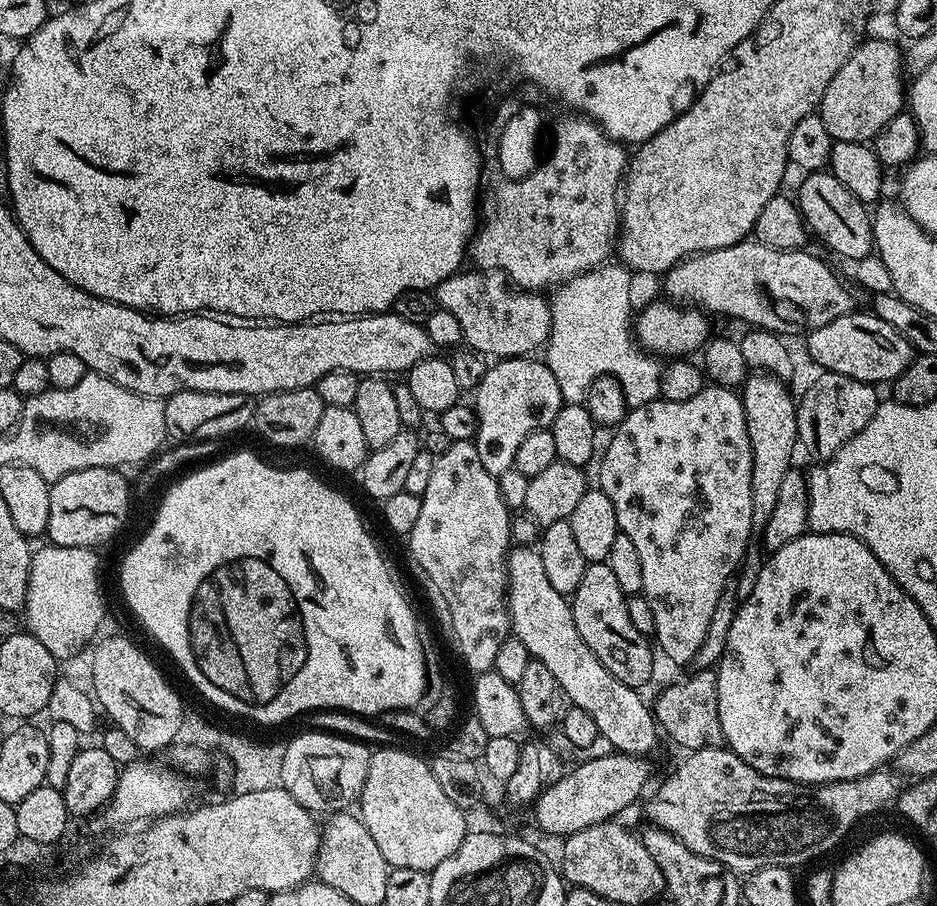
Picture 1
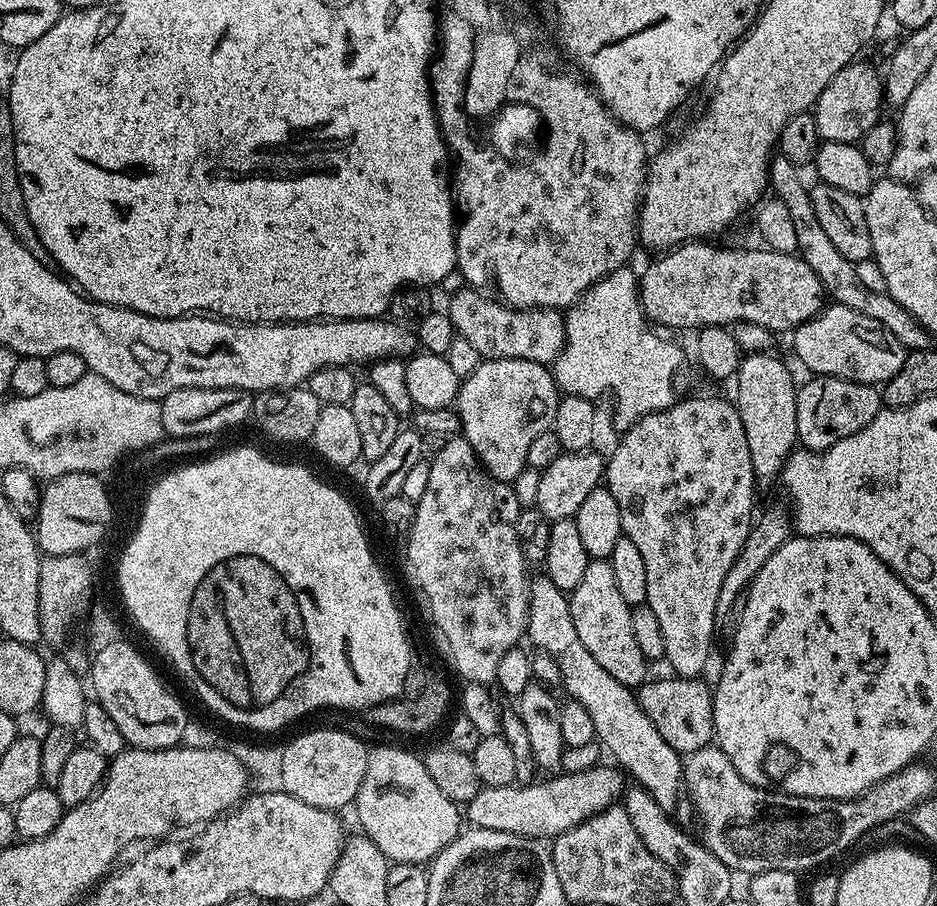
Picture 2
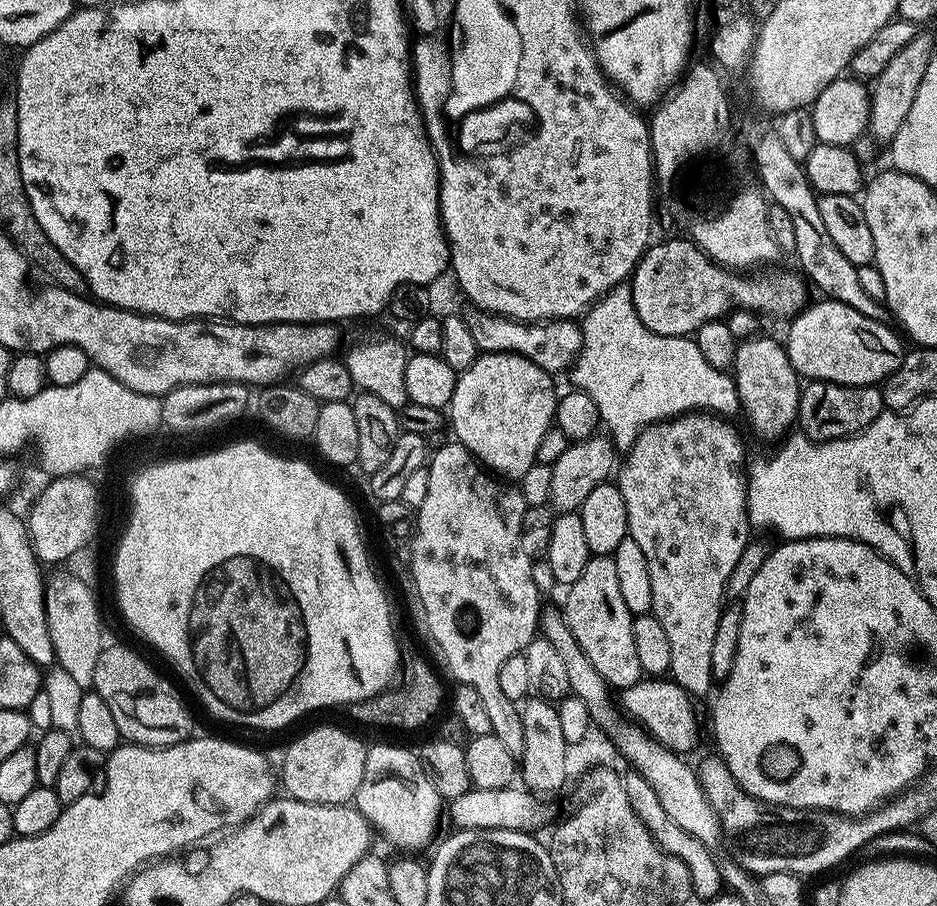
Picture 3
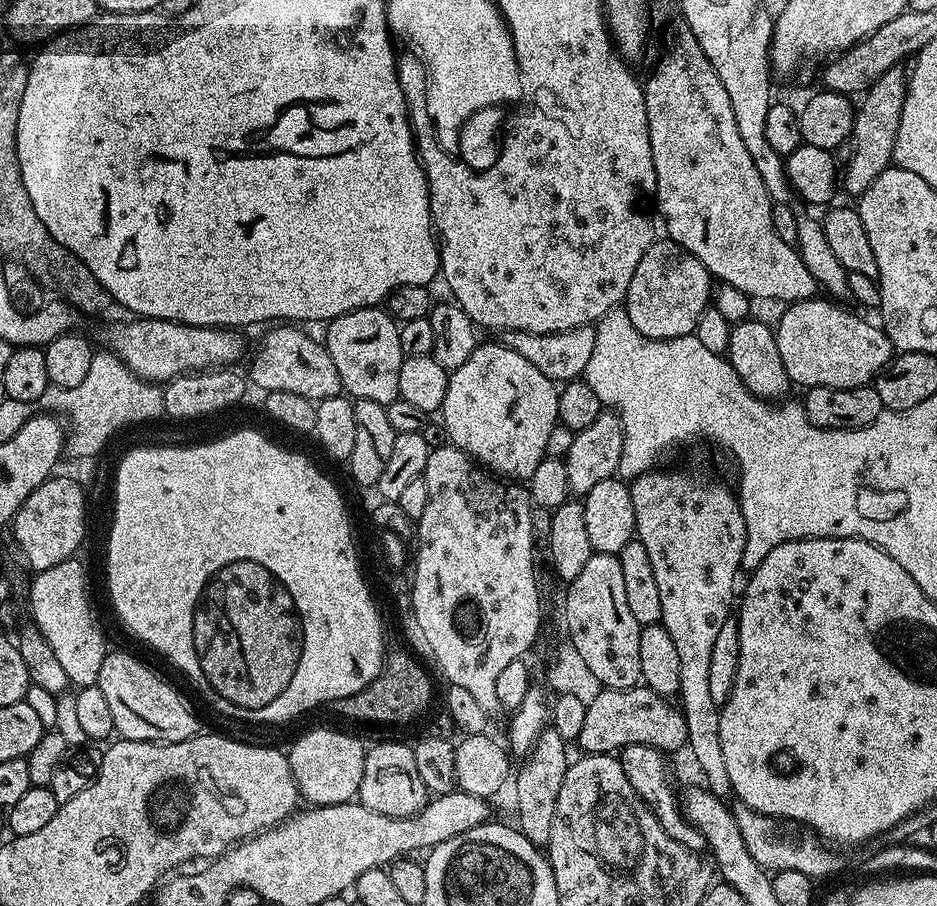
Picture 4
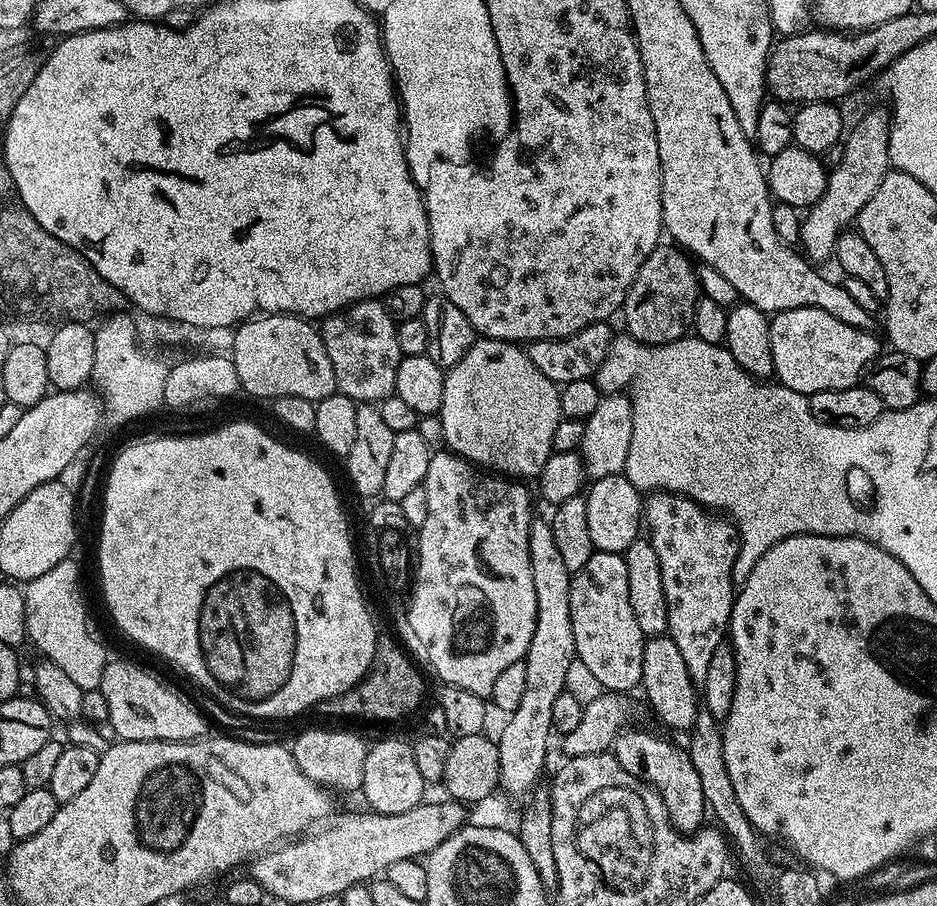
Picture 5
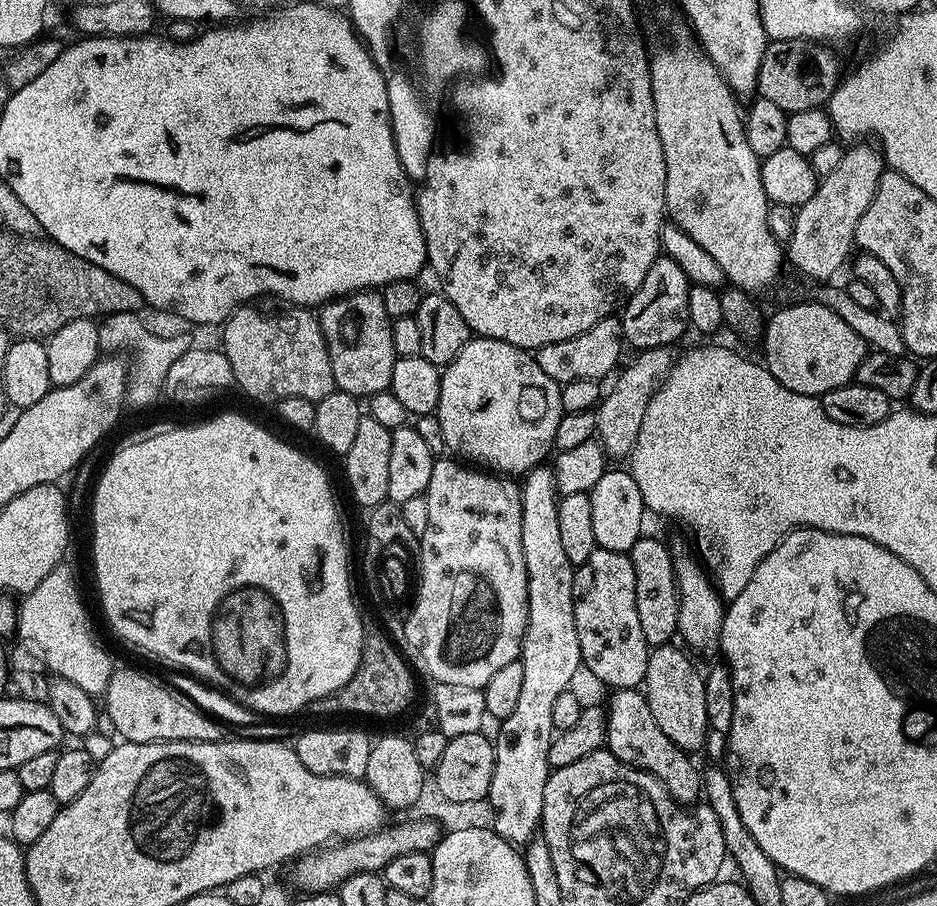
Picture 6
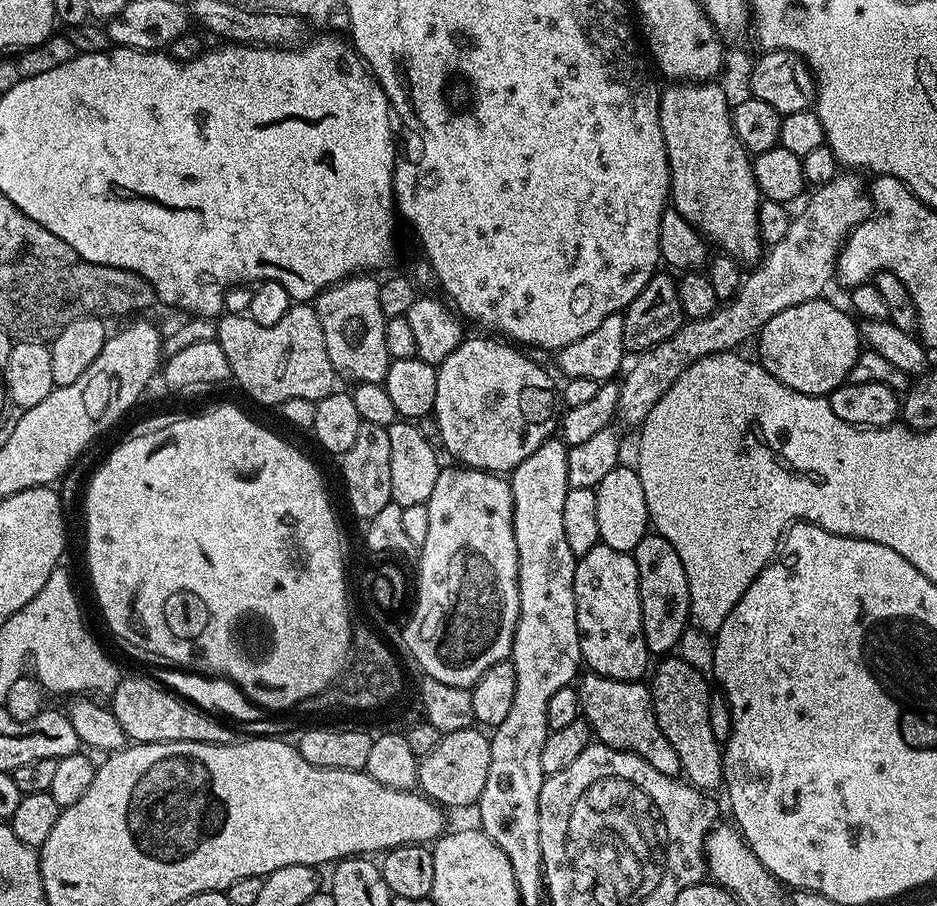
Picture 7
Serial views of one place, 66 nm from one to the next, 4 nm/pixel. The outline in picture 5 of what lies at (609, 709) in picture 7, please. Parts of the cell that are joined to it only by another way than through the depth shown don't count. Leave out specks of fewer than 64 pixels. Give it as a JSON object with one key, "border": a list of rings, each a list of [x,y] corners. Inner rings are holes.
{"border":[[[625,730],[616,737],[610,751],[615,756],[618,766],[630,774],[639,776],[660,795],[666,808],[668,821],[679,832],[691,834],[700,831],[705,823],[706,805],[702,794],[702,785],[698,779],[698,770],[688,757],[687,747],[671,744],[652,732],[632,732]]]}

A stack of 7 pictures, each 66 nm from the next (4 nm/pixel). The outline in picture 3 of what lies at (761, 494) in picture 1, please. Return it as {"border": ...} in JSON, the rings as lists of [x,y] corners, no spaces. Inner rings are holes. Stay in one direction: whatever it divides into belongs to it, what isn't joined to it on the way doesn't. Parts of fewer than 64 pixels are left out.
{"border":[[[764,335],[750,336],[737,343],[730,375],[738,390],[741,411],[743,415],[746,414],[751,426],[762,436],[777,436],[778,438],[785,435],[791,429],[789,428],[791,424],[793,427],[795,420],[799,417],[802,378],[794,370],[783,343],[779,339],[776,341],[772,336]]]}

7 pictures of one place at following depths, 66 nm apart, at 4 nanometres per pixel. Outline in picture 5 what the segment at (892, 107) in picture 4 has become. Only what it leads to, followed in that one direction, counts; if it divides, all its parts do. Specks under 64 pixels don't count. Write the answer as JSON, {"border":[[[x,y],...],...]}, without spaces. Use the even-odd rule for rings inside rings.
{"border":[[[887,107],[872,108],[856,125],[847,129],[846,135],[843,137],[844,153],[842,154],[842,162],[838,162],[838,166],[830,169],[828,174],[828,185],[822,194],[822,198],[818,198],[818,202],[807,209],[806,215],[803,217],[800,226],[800,242],[799,247],[802,249],[803,255],[809,261],[820,262],[816,260],[833,259],[836,251],[836,243],[838,238],[849,227],[848,224],[857,219],[862,210],[862,206],[866,206],[866,202],[870,202],[870,198],[874,198],[874,190],[878,190],[878,186],[882,186],[882,178],[886,178],[886,174],[890,171],[890,130],[892,129],[892,121],[890,112]]]}

